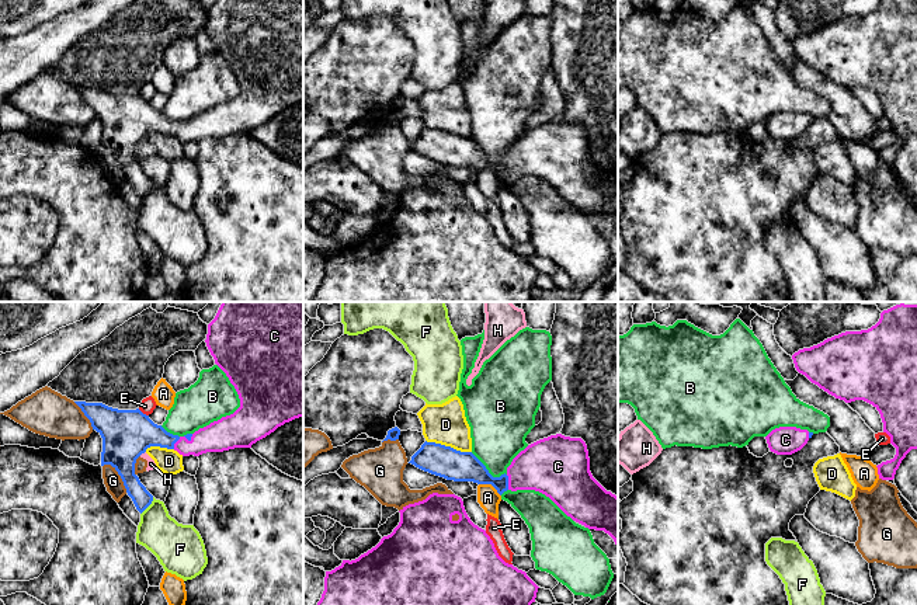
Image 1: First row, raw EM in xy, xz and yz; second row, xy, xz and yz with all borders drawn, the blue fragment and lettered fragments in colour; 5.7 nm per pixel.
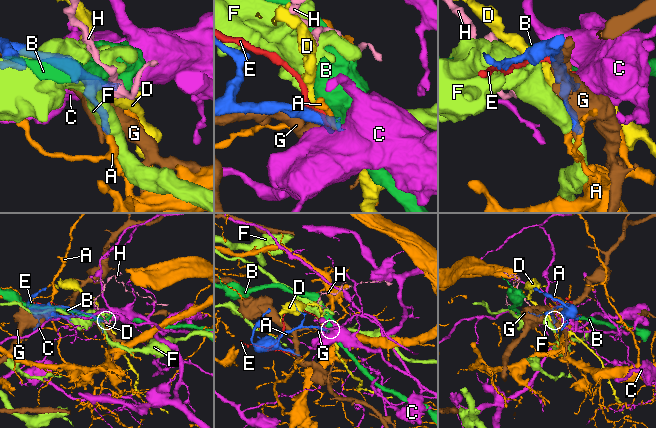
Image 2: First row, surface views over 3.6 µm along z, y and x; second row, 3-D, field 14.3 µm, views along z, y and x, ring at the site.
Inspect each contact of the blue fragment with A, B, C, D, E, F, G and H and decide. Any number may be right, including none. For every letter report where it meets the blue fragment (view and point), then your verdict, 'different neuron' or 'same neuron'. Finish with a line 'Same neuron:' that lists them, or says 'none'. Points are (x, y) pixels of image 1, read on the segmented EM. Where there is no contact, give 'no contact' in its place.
A: xz (490, 483) | different neuron
B: xz (487, 470) | different neuron
C: xz (507, 482) | same neuron
D: xz (448, 447) | different neuron
E: xy (142, 413) | different neuron
F: xy (149, 504) | different neuron
G: xy (120, 475) | different neuron
H: xy (142, 452) | different neuron
Same neuron: C

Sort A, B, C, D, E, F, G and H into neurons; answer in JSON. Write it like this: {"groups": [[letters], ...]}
{"groups": [["A"], ["B"], ["C"], ["D"], ["E"], ["F"], ["G", "H"]]}

